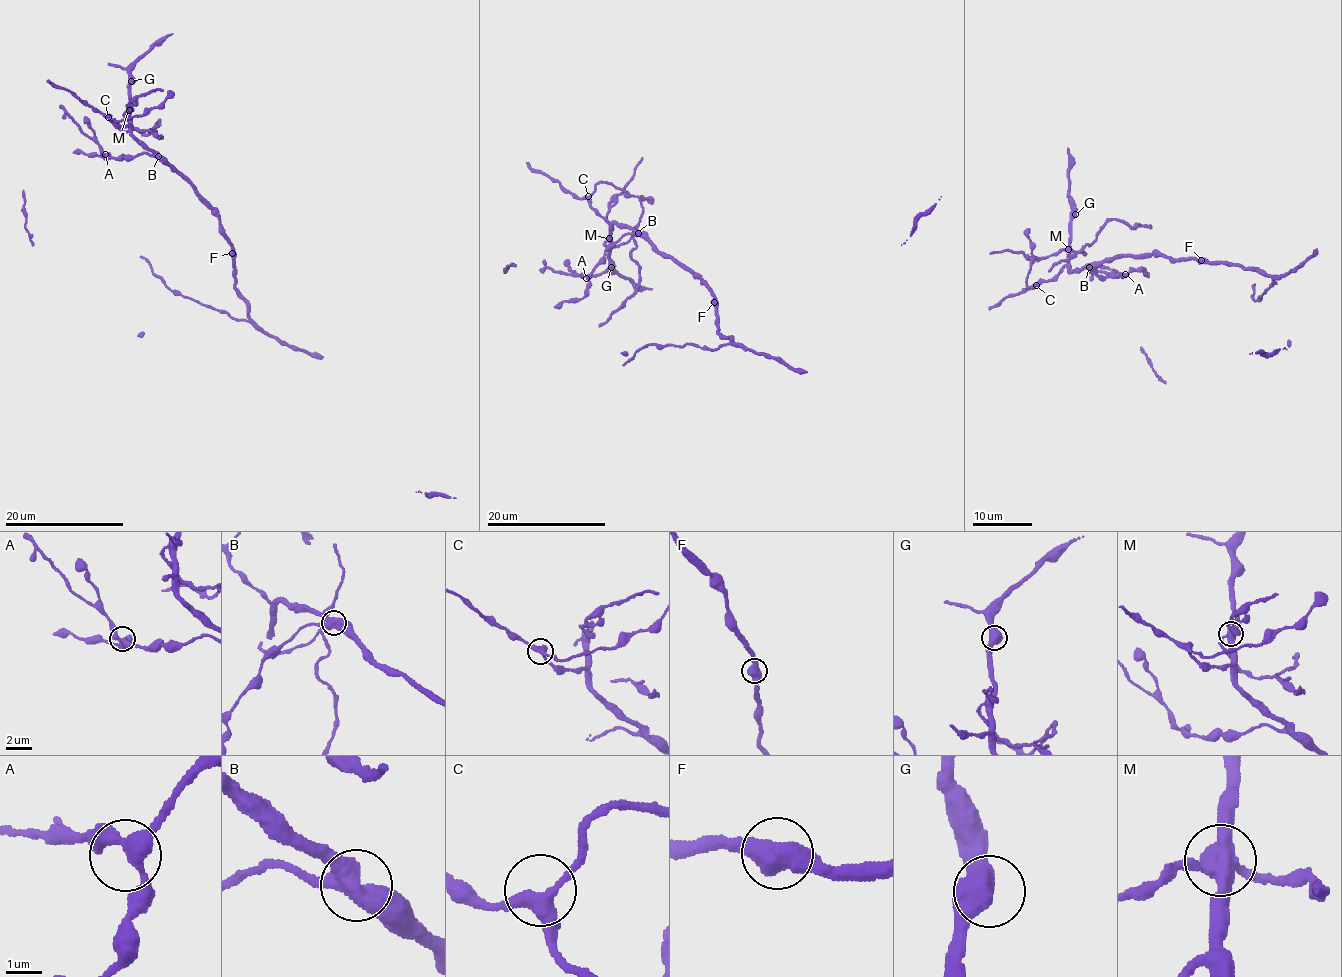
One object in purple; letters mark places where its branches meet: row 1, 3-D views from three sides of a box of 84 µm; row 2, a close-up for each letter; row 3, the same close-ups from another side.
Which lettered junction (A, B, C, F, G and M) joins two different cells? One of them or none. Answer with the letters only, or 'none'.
M

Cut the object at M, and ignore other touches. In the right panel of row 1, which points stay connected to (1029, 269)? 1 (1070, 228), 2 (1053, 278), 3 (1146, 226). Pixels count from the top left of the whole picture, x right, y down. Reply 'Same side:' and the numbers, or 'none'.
Same side: 1, 2

